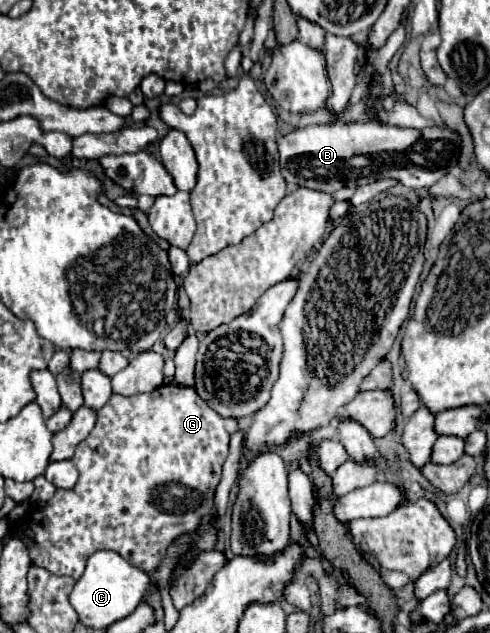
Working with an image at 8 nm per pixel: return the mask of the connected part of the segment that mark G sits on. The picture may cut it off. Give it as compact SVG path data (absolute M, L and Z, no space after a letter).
M162 384L160 388L148 392L148 394L136 394L136 396L120 396L120 394L112 394L108 404L98 412L98 420L94 430L90 432L90 436L86 440L82 440L76 446L76 454L72 458L72 462L76 464L80 478L76 482L74 488L70 490L58 490L54 498L48 500L48 504L40 510L30 510L28 516L22 520L24 526L34 530L34 542L30 542L28 538L24 538L24 542L30 548L30 558L36 566L42 566L46 570L50 570L52 574L58 576L72 576L72 578L80 578L86 566L86 560L98 552L98 550L116 550L118 554L122 554L130 564L134 564L136 568L144 570L144 572L152 572L160 560L166 554L166 548L184 532L192 532L200 526L202 520L208 518L208 514L212 512L212 500L214 500L214 492L216 486L220 484L222 478L222 464L228 456L228 440L232 436L232 432L238 430L238 420L236 418L224 418L220 414L216 414L216 410L212 410L198 394L196 388L186 388L186 386L178 386L178 384Z

